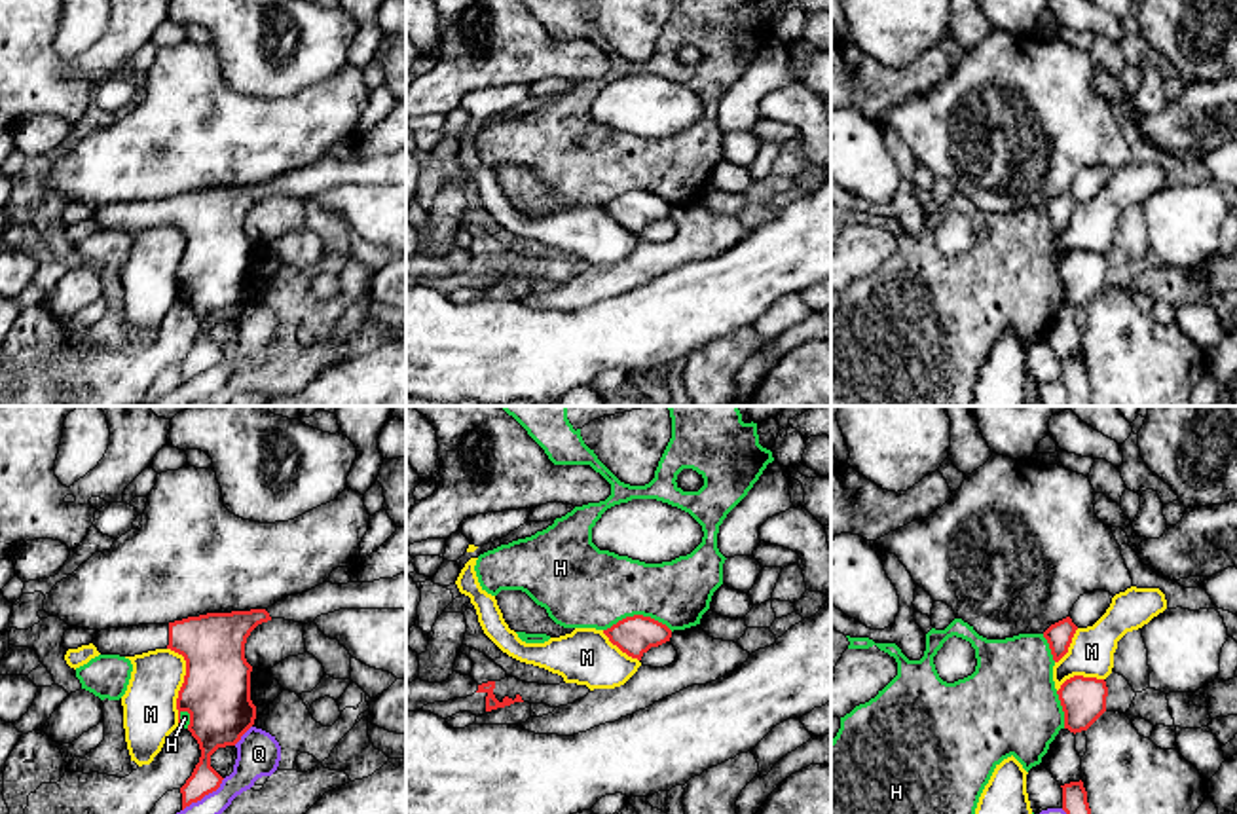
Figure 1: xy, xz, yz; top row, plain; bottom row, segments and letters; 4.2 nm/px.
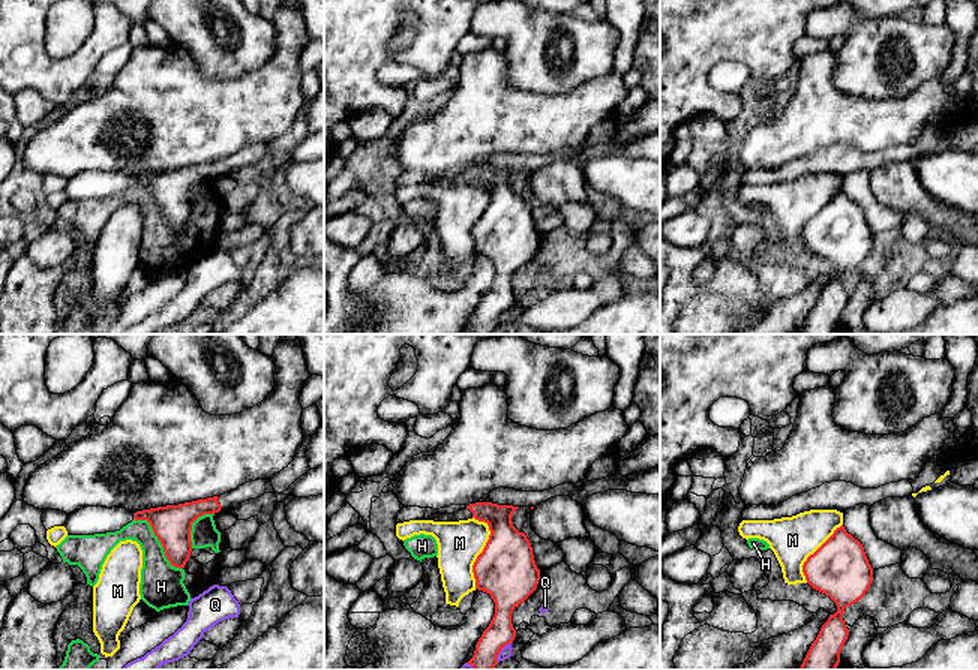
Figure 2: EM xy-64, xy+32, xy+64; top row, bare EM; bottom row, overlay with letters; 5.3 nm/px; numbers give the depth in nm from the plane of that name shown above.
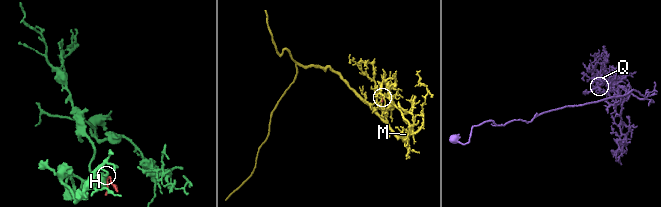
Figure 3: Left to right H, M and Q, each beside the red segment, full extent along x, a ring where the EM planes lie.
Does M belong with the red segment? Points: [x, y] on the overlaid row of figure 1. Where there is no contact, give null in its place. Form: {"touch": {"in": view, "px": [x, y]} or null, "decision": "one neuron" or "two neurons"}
{"touch": {"in": "xy", "px": [183, 684]}, "decision": "two neurons"}

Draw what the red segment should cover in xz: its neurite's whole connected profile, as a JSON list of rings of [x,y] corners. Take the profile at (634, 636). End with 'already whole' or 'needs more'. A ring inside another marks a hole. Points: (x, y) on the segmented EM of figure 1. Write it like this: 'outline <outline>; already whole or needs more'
outline [[[643,615],[626,617],[603,630],[603,634],[622,653],[637,660],[641,660],[651,647],[658,647],[672,638],[672,630],[666,624]]]; already whole

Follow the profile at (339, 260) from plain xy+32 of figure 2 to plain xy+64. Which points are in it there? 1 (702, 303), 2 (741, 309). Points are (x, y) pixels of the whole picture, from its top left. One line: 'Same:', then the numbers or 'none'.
Same: none

